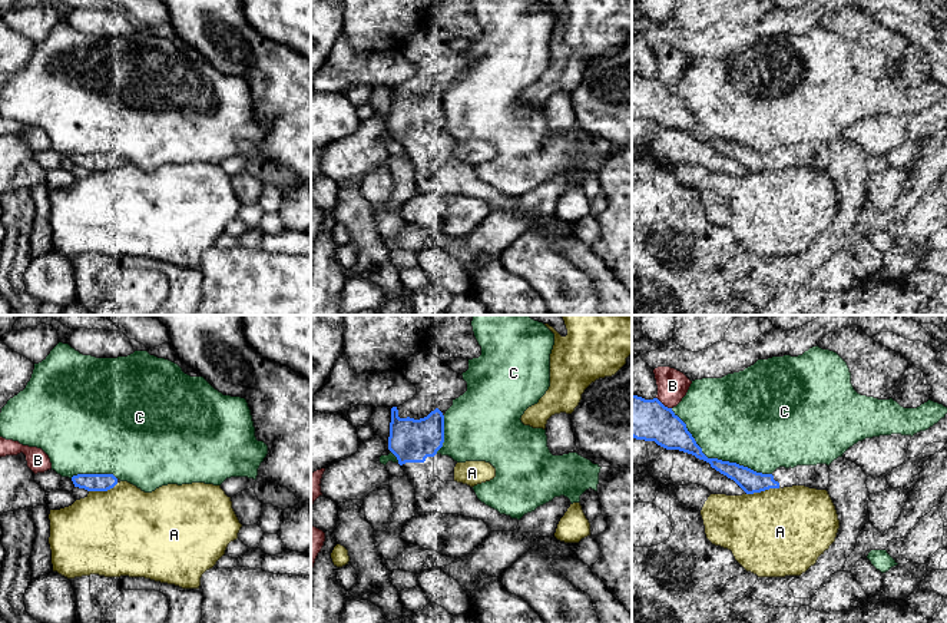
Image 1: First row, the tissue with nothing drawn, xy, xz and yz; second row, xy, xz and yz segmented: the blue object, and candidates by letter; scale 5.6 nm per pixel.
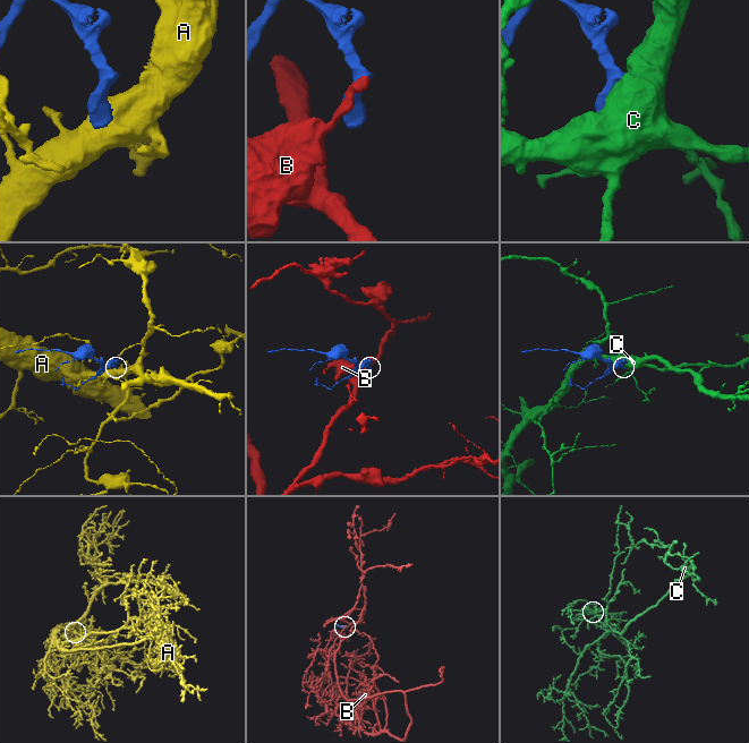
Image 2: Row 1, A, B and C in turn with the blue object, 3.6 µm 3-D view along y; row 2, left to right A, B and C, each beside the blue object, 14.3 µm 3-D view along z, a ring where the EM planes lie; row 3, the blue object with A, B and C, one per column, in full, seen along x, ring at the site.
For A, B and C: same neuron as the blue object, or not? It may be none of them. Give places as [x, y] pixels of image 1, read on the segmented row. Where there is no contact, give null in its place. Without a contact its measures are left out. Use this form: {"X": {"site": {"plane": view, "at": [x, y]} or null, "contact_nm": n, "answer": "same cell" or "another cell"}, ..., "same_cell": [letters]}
{"A": {"site": {"plane": "yz", "at": [762, 490]}, "contact_nm": 200, "answer": "another cell"}, "B": {"site": {"plane": "yz", "at": [662, 404]}, "contact_nm": 110, "answer": "another cell"}, "C": {"site": {"plane": "yz", "at": [715, 459]}, "contact_nm": 700, "answer": "another cell"}, "same_cell": []}

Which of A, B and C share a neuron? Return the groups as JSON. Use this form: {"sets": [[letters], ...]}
{"sets": [["A"], ["B"], ["C"]]}

